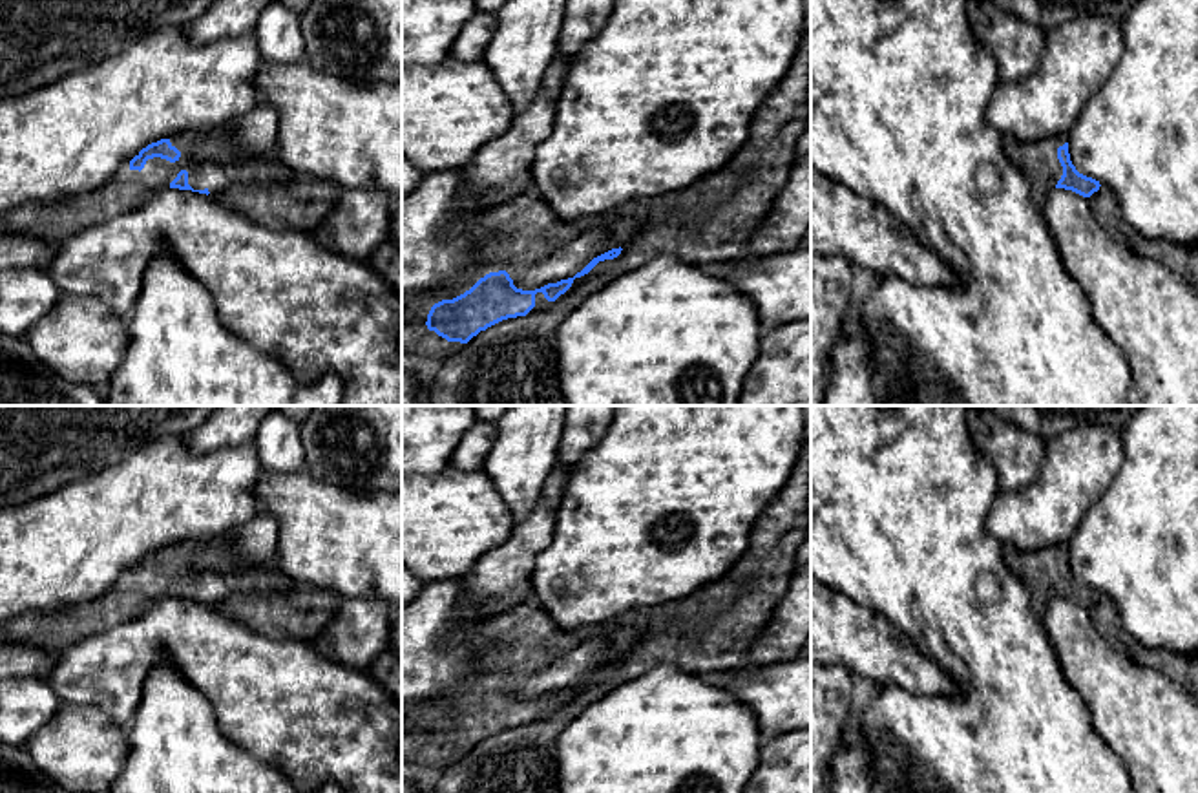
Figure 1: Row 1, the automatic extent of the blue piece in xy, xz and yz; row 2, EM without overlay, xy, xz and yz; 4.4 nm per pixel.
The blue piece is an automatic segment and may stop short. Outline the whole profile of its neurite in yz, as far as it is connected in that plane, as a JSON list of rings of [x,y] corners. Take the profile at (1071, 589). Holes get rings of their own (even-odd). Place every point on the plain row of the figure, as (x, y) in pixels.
[[[1012,545],[1003,546],[1006,565],[1032,592],[1032,605],[1037,612],[1052,597],[1072,599],[1090,607],[1099,599],[1099,590],[1076,579],[1068,563],[1068,545],[1056,545],[1035,552],[1021,552]]]

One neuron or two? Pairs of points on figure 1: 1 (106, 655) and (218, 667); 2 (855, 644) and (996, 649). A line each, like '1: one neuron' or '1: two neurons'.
1: one neuron
2: two neurons

